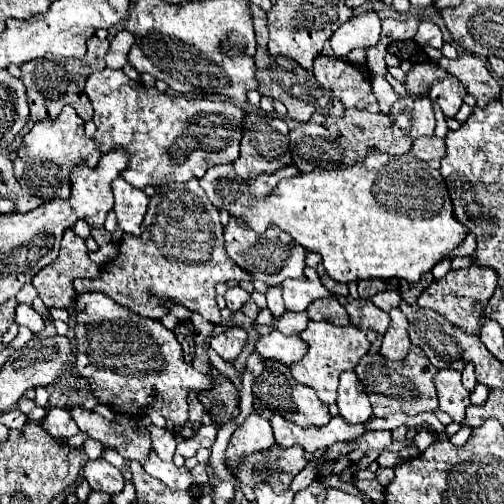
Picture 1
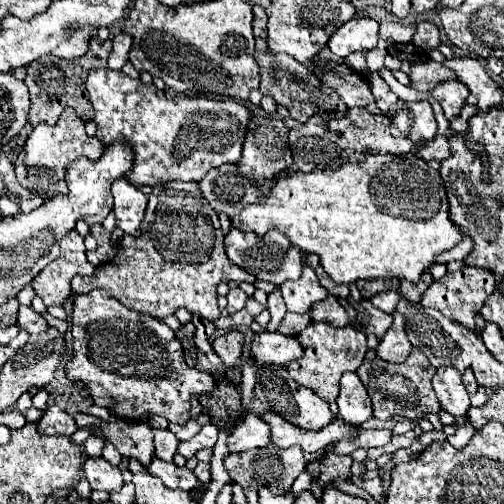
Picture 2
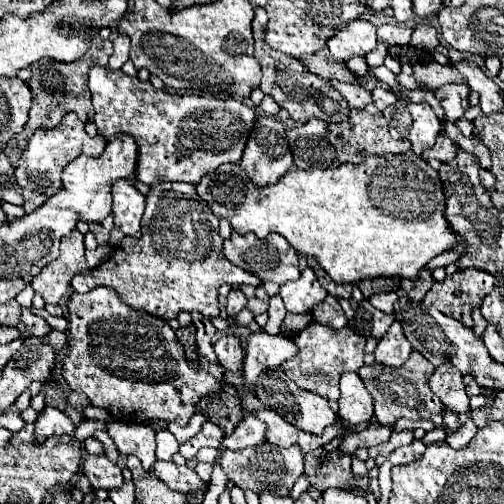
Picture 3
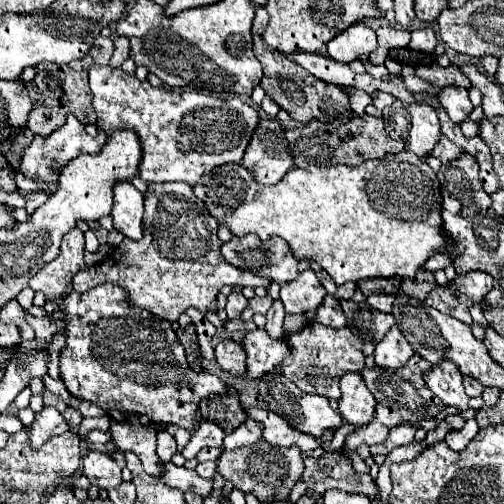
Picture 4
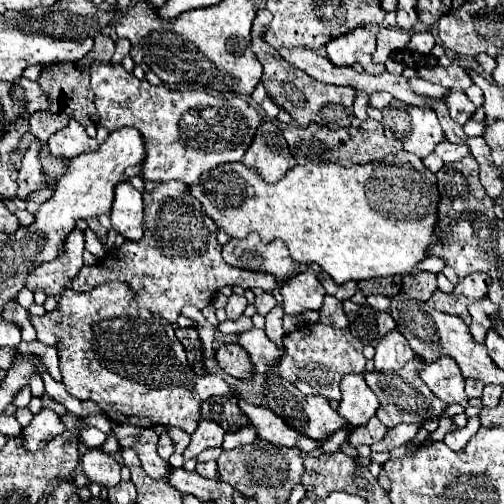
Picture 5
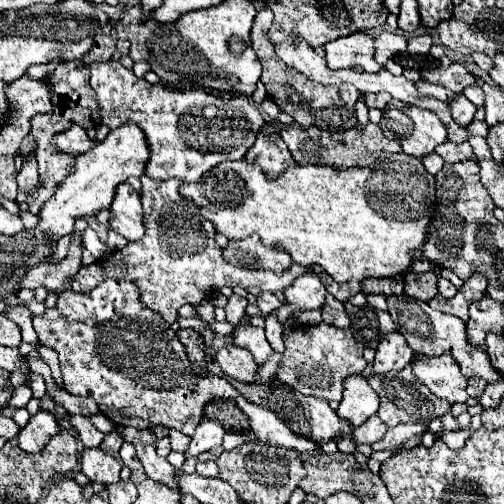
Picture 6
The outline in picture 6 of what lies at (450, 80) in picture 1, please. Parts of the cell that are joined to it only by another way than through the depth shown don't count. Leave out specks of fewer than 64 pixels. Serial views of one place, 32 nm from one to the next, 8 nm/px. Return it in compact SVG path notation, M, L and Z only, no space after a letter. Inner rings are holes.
M458 94L454 102L450 102L450 108L452 108L452 118L462 124L462 126L468 126L472 120L474 120L474 114L476 114L476 106L464 96L464 94Z

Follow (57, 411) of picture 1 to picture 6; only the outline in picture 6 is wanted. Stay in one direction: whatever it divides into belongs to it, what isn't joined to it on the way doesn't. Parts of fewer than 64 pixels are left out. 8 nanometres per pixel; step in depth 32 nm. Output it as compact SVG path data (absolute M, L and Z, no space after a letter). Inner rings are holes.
M40 410L38 414L34 414L28 420L28 424L24 428L20 428L16 442L18 442L20 450L32 454L32 452L40 452L56 432L60 432L56 418L50 412Z

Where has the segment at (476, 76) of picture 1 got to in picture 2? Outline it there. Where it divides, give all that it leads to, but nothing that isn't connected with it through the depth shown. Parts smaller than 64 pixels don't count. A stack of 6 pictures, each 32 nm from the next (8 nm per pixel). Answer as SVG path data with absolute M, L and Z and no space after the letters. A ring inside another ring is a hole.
M460 58L460 60L446 60L446 68L454 70L464 82L472 94L478 96L478 108L482 112L488 112L490 108L496 108L502 104L502 88L488 76L484 66L474 58Z

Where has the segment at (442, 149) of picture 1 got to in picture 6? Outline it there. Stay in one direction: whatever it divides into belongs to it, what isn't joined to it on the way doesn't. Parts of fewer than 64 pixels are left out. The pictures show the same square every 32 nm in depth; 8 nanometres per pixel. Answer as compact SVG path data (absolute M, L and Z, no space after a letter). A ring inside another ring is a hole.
M446 140L446 142L442 142L440 146L436 146L436 152L442 156L444 162L464 162L464 160L474 160L474 162L478 162L476 156L474 156L474 152L472 152L472 148L470 148L466 142L454 144L454 142Z

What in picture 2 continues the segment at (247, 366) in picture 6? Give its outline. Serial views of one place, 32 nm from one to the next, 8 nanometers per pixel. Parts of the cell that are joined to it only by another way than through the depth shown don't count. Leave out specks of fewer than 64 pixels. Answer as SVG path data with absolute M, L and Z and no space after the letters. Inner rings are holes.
M232 330L232 332L226 332L220 338L216 338L212 342L212 346L214 346L214 352L218 354L218 358L224 362L224 366L236 368L242 358L242 342L244 342L244 334Z

